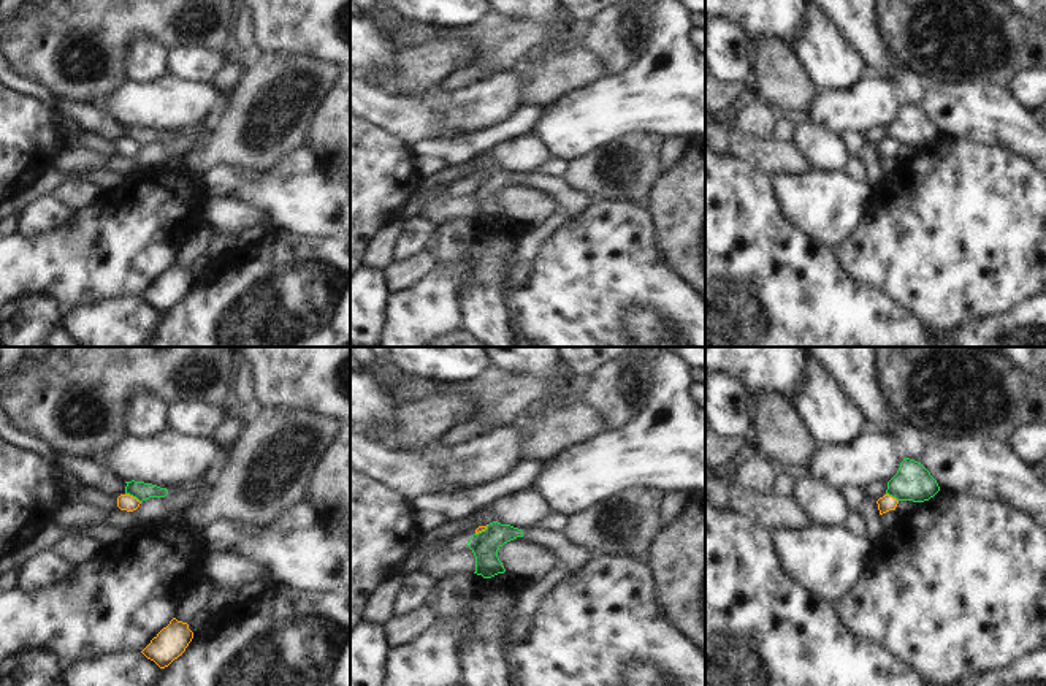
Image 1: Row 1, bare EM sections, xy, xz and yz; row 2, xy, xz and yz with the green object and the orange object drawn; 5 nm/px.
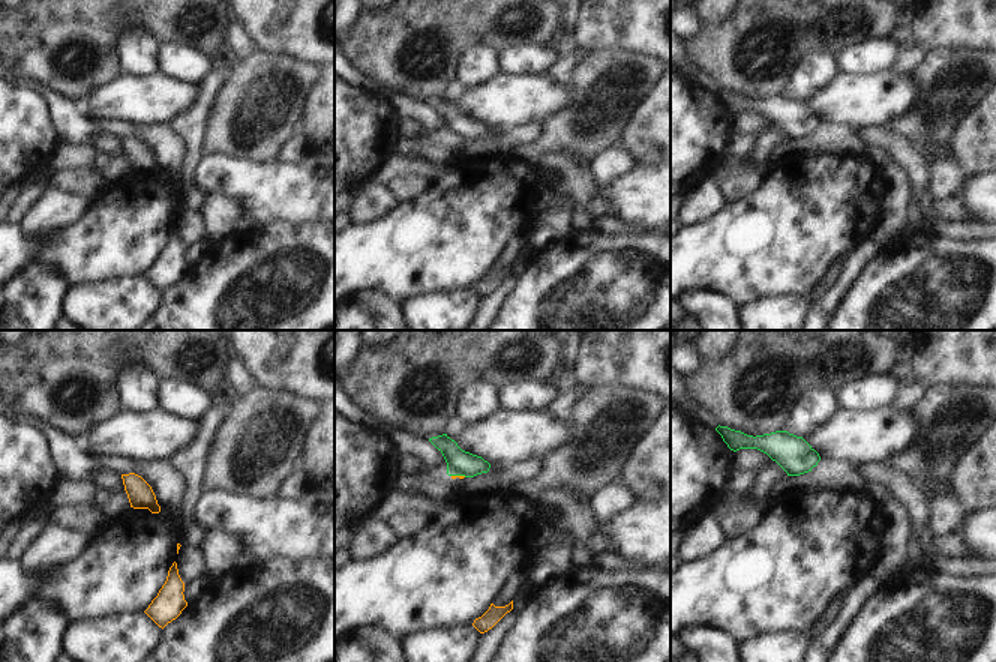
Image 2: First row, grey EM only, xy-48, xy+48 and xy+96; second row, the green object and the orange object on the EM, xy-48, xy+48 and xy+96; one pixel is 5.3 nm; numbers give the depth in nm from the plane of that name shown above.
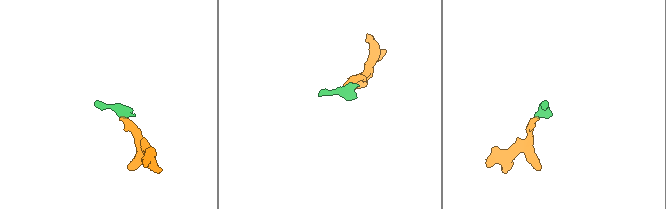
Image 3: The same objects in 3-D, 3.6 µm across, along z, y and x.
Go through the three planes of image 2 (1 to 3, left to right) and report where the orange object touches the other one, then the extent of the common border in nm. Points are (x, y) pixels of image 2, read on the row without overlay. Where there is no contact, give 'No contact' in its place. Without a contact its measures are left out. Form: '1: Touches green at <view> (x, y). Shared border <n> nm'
1: No contact
2: Touches green at xy+48 (459, 138). Shared border 80 nm
3: No contact

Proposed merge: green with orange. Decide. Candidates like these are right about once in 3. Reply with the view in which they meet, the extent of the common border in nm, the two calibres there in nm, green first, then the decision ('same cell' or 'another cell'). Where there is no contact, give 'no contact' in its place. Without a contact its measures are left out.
xy | 90 nm | 90/80 nm | another cell

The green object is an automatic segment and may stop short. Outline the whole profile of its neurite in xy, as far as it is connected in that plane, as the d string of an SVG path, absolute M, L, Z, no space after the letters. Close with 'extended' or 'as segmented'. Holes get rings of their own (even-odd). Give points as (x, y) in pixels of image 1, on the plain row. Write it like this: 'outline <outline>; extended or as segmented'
outline M125 127L125 139L136 143L141 149L136 155L114 155L108 158L105 170L130 177L144 168L162 170L171 158L192 152L193 144L187 138L173 138L144 127Z; extended

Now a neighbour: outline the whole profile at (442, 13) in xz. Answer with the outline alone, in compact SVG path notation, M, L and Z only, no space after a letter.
M388 0L403 16L441 29L464 29L483 17L487 0Z

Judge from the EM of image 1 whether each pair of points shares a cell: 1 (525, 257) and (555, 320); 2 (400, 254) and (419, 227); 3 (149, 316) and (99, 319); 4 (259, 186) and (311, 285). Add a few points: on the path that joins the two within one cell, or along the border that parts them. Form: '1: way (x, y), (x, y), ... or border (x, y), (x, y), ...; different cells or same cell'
1: border (547, 233), (530, 268), (528, 281), (514, 289); different cells
2: way (404, 247), (414, 233); same cell
3: way (137, 319), (111, 319); same cell
4: border (289, 235), (322, 236), (325, 240); different cells

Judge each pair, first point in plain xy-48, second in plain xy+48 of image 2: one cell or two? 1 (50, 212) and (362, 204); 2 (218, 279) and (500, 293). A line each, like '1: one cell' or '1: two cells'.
1: one cell
2: two cells

